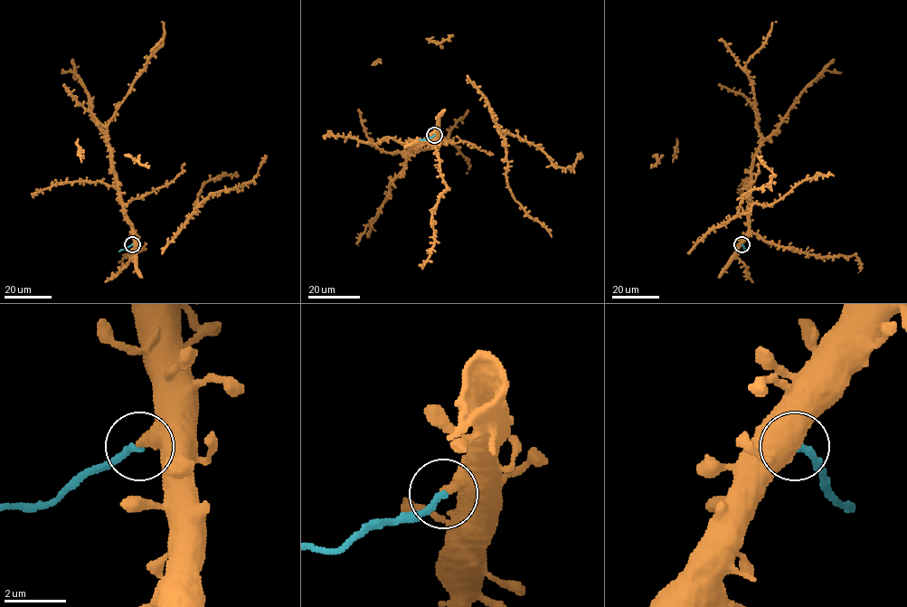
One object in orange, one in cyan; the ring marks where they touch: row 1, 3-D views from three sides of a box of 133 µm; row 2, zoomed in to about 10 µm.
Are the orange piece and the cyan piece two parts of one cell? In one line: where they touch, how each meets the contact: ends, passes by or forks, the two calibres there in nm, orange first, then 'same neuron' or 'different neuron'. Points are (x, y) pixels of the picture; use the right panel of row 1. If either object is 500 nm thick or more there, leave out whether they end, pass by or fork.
at (741, 244); orange ends there; cyan ends there; 440 nm thick on the orange side, 240 nm on the other; different neuron

